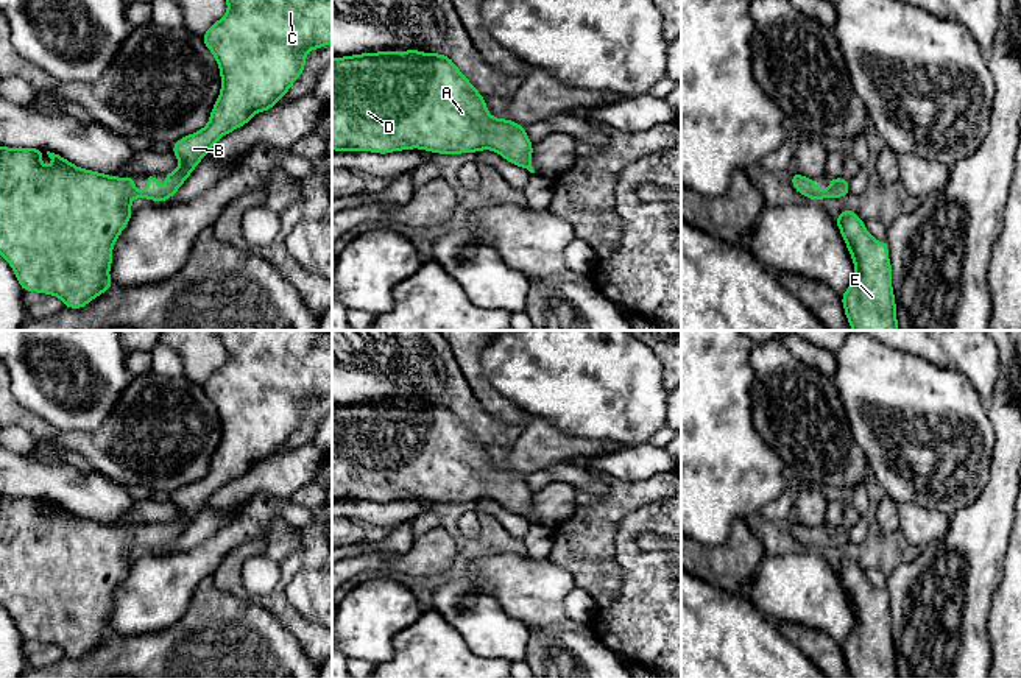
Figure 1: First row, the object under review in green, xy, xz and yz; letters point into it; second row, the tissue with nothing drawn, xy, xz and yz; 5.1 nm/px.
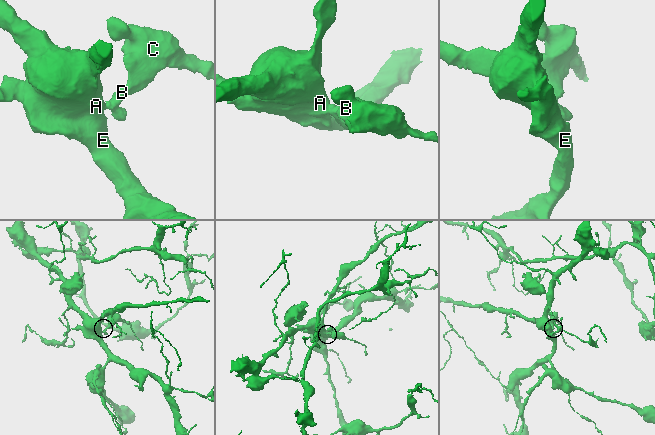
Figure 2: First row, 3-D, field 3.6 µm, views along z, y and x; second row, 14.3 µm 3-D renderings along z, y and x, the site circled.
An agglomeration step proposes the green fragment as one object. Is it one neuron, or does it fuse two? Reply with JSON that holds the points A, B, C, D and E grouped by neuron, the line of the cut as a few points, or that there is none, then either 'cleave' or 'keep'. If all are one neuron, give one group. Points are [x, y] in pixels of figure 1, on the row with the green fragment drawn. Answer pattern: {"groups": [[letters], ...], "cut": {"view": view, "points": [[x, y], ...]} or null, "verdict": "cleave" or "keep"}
{"groups": [["A", "B", "C", "D", "E"]], "cut": null, "verdict": "keep"}

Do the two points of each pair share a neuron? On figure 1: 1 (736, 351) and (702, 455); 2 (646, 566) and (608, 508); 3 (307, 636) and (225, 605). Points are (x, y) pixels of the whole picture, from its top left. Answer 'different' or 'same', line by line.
1: same
2: different
3: different

